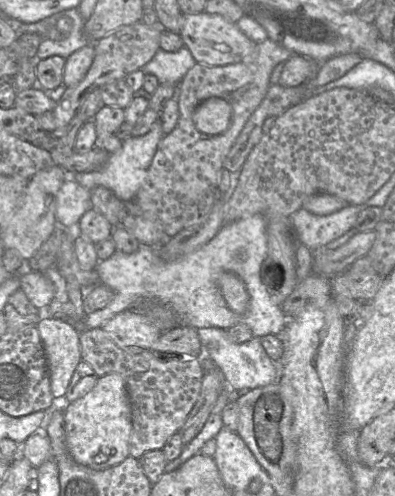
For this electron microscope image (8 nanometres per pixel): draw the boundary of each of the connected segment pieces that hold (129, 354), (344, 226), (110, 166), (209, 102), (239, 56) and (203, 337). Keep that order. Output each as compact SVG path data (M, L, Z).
M102 328L80 331L79 343L82 361L88 363L98 377L110 373L118 373L125 381L132 413L130 456L139 460L148 451L162 449L167 440L180 431L199 397L204 375L201 360L180 360L176 358L181 358L181 356L171 356L171 354L163 354L151 350L124 350L118 347Z
M348 205L329 215L313 214L304 208L299 208L289 216L300 242L314 253L325 247L329 242L341 237L354 224L362 206Z
M158 119L145 135L131 136L122 141L121 149L110 154L107 162L101 168L91 172L69 174L69 176L88 190L103 186L113 191L121 201L133 200L147 176L147 171L156 153L158 144L164 135L161 121Z
M208 98L195 109L193 121L197 130L206 135L222 134L232 121L231 105L224 98Z
M205 11L196 14L183 14L183 25L179 35L196 62L208 66L238 63L251 54L256 46L256 43L249 39L236 23L226 20L222 15L209 14Z
M207 327L197 329L200 344L203 347L203 358L209 358L224 375L226 384L231 390L262 388L280 380L280 370L266 353L260 338L237 344L231 342L227 329Z

